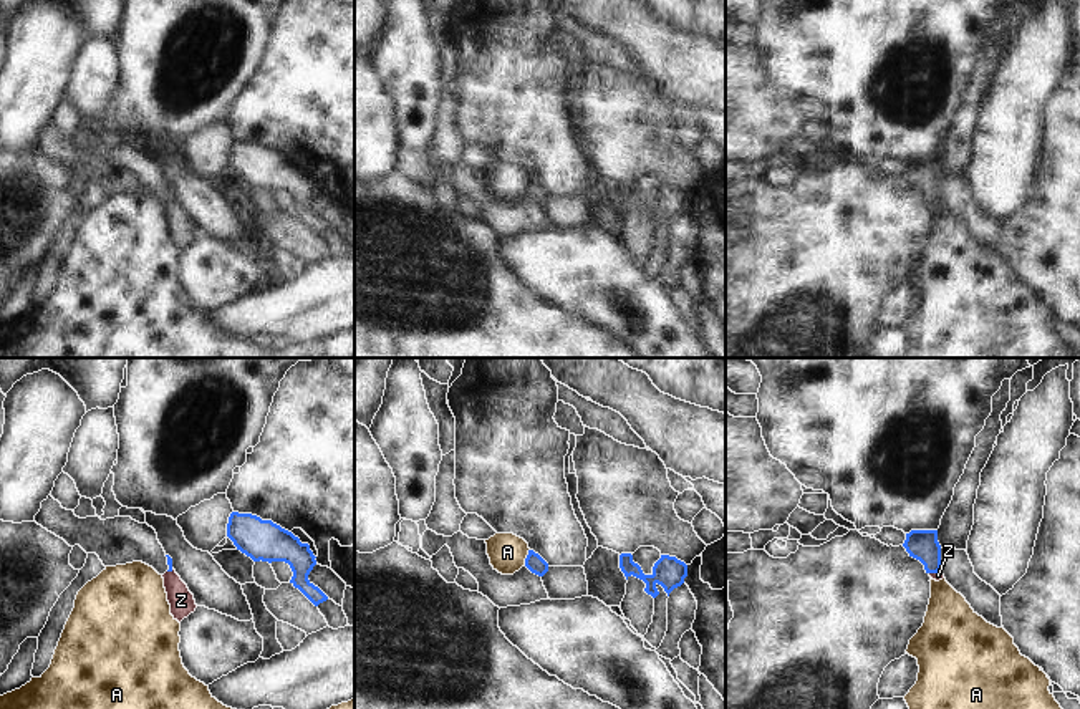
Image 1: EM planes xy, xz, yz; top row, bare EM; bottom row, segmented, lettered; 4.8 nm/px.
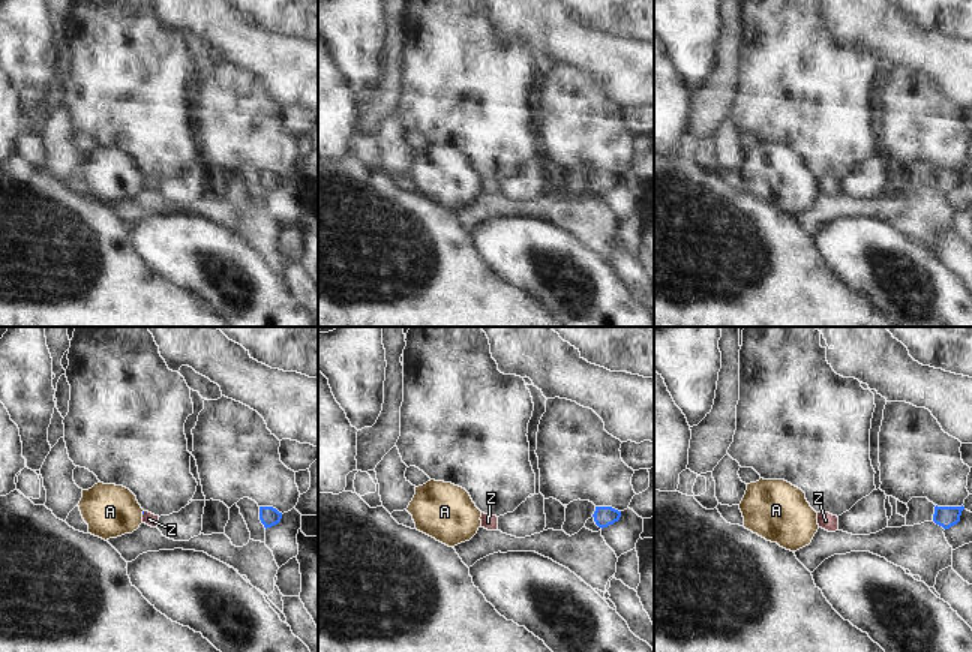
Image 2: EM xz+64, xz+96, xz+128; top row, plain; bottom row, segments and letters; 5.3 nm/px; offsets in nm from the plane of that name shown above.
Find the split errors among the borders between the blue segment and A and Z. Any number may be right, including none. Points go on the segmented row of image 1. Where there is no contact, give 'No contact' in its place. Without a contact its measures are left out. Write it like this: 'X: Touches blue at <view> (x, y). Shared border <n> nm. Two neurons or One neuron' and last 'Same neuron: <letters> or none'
A: Touches blue at xz (527, 557). Shared border 90 nm. Two neurons
Z: Touches blue at yz (935, 572). Shared border 60 nm. One neuron
Same neuron: Z

